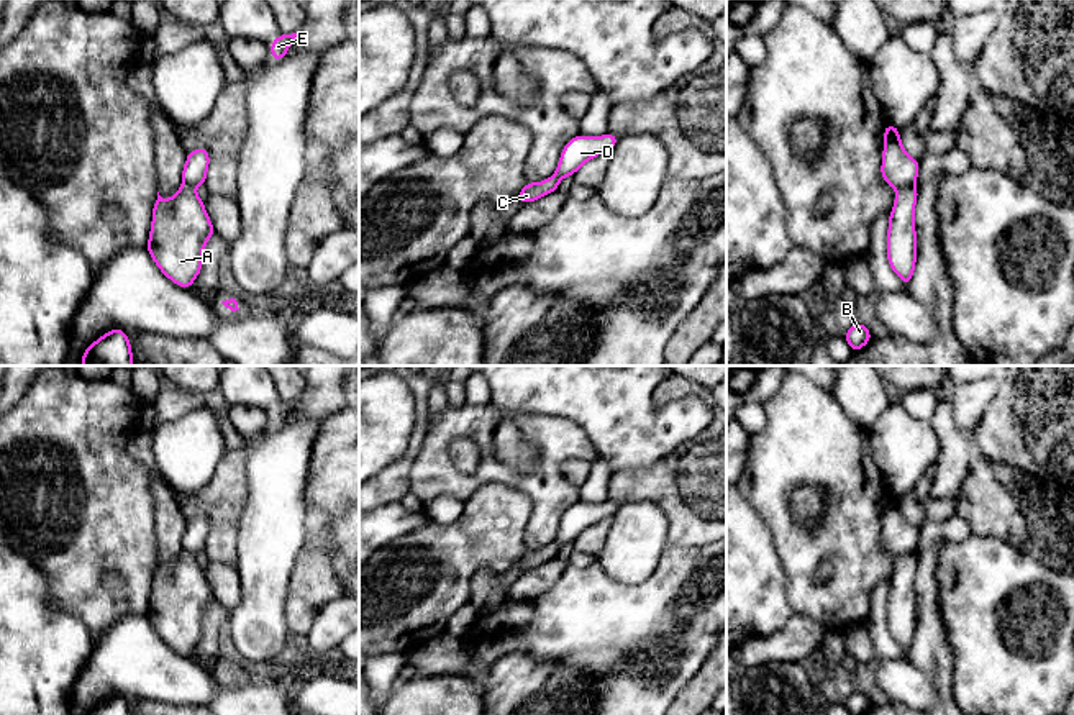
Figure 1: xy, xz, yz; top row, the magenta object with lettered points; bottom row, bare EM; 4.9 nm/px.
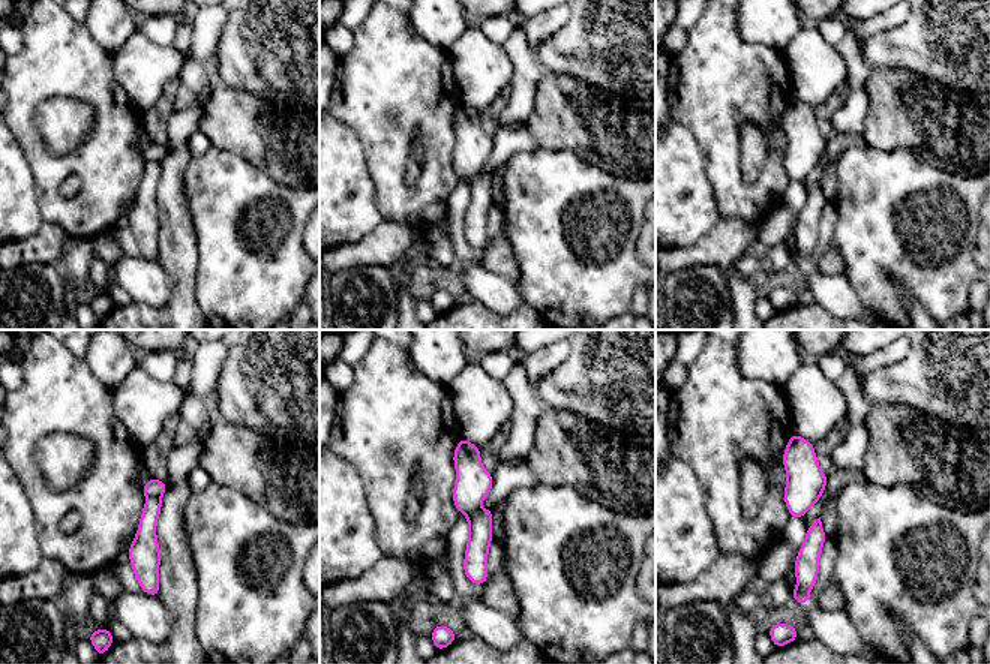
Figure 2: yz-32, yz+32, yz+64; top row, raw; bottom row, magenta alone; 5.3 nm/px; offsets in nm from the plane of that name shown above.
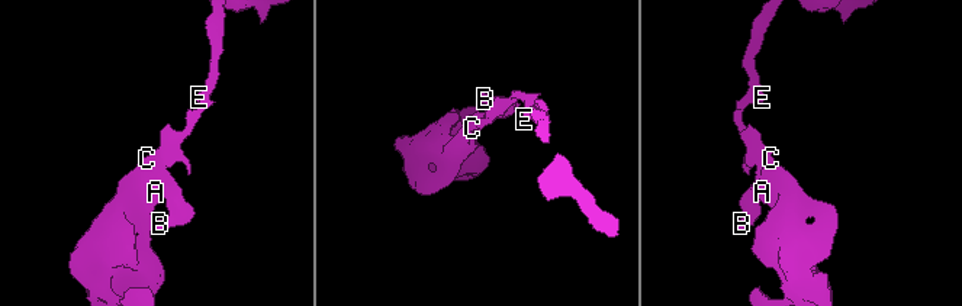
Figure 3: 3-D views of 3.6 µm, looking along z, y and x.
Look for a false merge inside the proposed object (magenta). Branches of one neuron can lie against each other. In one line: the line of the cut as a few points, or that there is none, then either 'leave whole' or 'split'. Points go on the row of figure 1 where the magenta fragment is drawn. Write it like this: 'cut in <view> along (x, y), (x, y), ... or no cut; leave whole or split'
cut in yz along (912, 182), (899, 191); split

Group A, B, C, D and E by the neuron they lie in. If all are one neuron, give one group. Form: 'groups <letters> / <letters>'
groups A B C / D E

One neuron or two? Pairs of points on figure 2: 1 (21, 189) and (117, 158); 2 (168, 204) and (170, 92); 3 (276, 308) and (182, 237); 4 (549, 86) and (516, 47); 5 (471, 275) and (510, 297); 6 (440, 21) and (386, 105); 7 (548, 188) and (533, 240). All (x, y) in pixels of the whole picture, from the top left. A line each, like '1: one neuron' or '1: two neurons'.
1: two neurons
2: two neurons
3: two neurons
4: two neurons
5: one neuron
6: two neurons
7: one neuron

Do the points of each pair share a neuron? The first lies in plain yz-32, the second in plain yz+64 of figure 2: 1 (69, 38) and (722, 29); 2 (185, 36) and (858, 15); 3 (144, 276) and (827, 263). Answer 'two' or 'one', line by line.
1: one
2: two
3: two

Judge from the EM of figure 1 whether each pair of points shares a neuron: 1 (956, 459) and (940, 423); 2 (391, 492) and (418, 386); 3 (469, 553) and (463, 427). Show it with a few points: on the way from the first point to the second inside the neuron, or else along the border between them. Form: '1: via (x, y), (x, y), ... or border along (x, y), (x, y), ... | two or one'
1: via (956, 451), (948, 432) | one
2: via (402, 466), (420, 430), (420, 412) | one
3: border along (500, 482), (482, 484), (463, 502) | two

